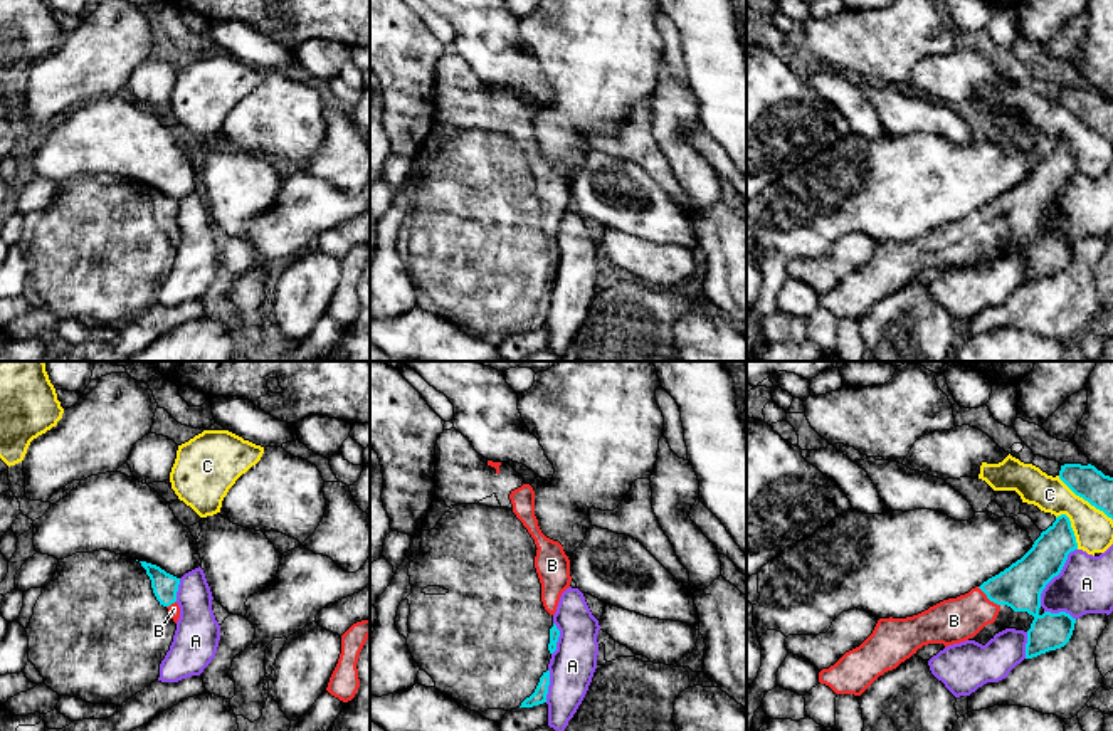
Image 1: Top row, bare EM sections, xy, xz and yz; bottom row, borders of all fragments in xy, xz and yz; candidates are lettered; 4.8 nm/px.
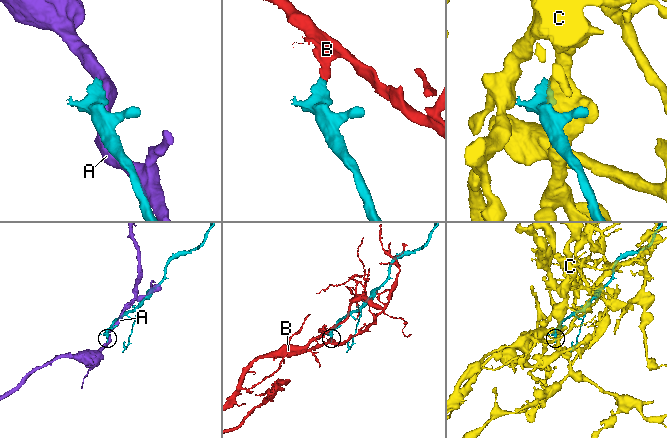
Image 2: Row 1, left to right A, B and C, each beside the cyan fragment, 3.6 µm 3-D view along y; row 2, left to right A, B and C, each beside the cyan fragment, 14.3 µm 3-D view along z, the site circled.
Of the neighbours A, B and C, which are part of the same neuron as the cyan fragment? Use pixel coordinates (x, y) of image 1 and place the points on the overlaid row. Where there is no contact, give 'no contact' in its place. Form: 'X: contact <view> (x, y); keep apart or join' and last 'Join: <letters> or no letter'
A: contact yz (1054, 575); keep apart
B: contact yz (989, 599); join
C: contact yz (1085, 499); keep apart
Join: B

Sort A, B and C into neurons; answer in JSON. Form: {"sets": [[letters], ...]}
{"sets": [["A"], ["B"], ["C"]]}

